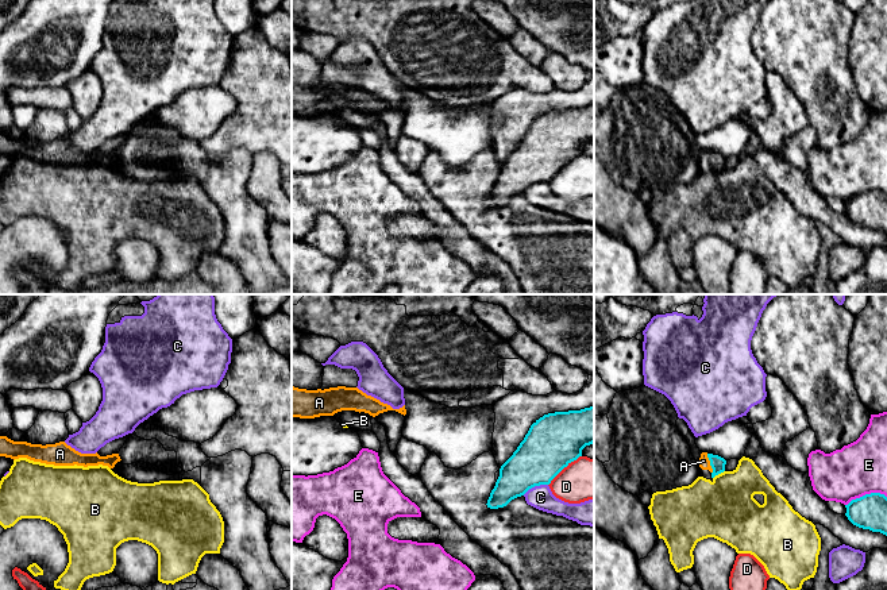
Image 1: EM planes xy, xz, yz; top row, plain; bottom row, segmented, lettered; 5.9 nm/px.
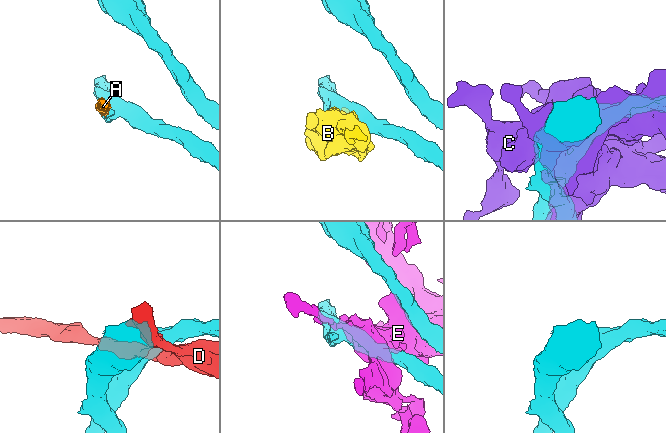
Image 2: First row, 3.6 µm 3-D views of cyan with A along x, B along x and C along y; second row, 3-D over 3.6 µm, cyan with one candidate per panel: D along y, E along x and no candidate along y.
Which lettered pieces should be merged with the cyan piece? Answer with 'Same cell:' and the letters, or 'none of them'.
Same cell: A

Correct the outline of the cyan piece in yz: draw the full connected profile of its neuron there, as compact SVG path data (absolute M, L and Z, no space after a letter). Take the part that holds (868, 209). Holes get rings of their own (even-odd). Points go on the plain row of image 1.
M865 192L852 197L845 205L845 213L853 223L887 234L887 194L884 192Z

